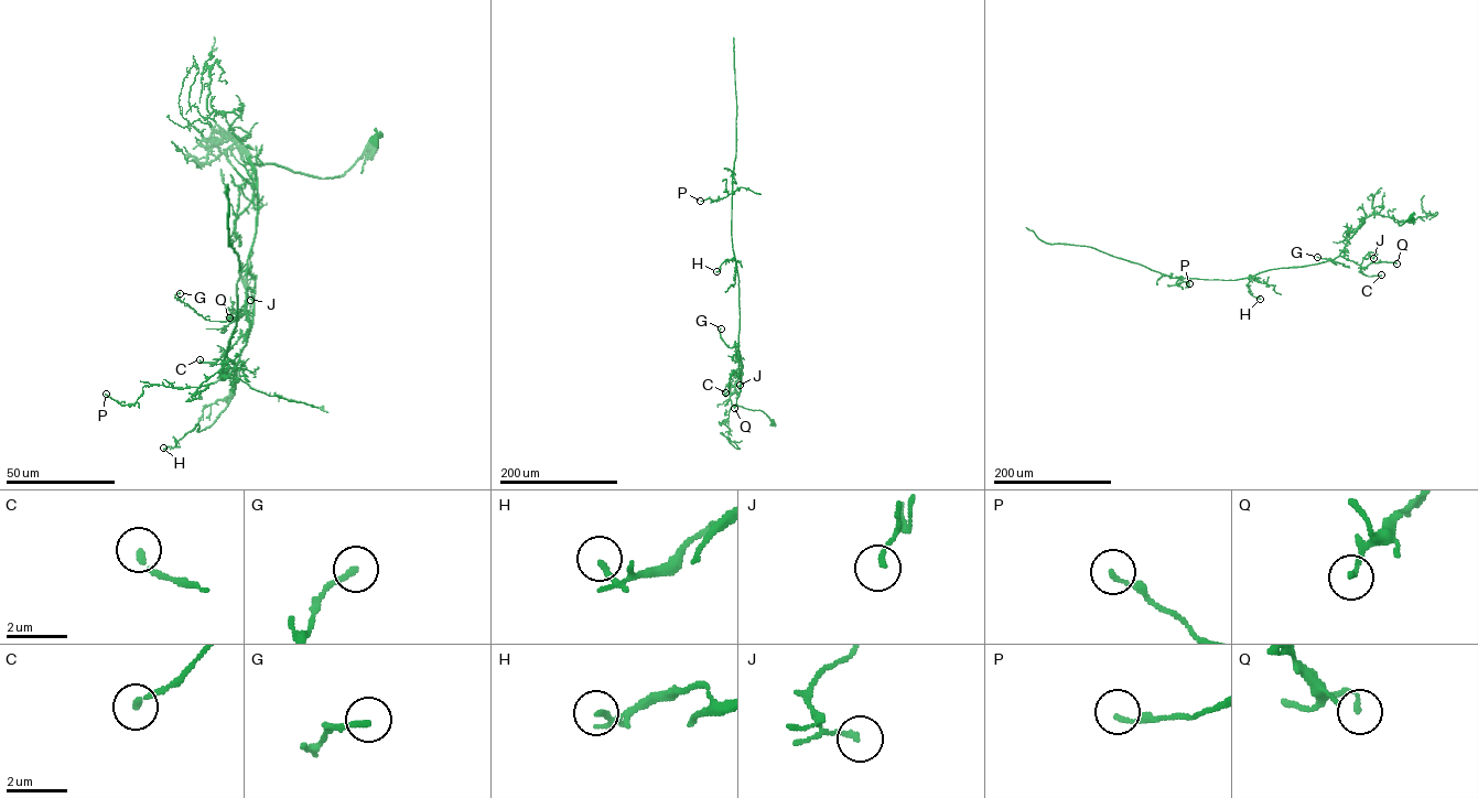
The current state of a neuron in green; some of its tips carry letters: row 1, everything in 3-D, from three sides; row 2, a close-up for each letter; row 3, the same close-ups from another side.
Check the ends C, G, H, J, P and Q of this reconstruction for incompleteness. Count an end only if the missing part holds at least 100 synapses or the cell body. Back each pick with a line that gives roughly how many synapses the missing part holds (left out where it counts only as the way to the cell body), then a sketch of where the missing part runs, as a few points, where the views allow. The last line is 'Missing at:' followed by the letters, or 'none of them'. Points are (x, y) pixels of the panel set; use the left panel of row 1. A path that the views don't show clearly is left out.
Missing at: none of them

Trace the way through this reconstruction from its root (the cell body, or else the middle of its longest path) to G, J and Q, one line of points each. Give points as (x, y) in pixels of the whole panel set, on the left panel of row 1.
G: (373, 144), (342, 175), (317, 179), (214, 144), (234, 135), (256, 181), (246, 312), (207, 320), (180, 293)
J: (373, 144), (342, 175), (317, 179), (214, 144), (234, 135), (256, 181), (249, 333), (255, 276), (250, 300)
Q: (373, 144), (342, 175), (317, 179), (214, 144), (234, 135), (256, 181), (246, 334), (254, 314), (229, 317)

